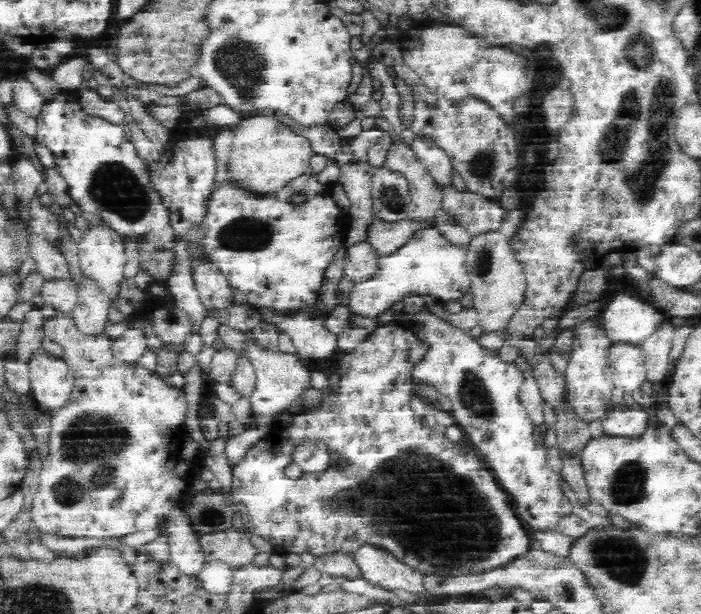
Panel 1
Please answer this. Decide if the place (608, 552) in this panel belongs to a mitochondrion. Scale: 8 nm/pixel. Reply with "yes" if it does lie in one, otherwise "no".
yes

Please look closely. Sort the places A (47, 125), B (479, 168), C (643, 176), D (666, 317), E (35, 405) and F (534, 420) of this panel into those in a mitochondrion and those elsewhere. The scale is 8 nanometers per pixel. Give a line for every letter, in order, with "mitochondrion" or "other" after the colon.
A: other
B: mitochondrion
C: mitochondrion
D: other
E: other
F: other

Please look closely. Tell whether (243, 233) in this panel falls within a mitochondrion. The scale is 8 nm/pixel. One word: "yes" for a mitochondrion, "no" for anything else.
yes

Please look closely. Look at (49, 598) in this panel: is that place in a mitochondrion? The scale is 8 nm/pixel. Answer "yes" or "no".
yes

